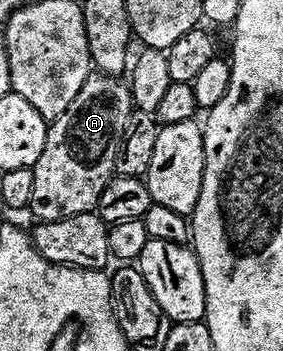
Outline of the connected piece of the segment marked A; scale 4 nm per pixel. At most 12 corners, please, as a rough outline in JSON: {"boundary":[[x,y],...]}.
{"boundary":[[92,73],[49,120],[35,220],[97,208],[134,110],[125,78]]}

